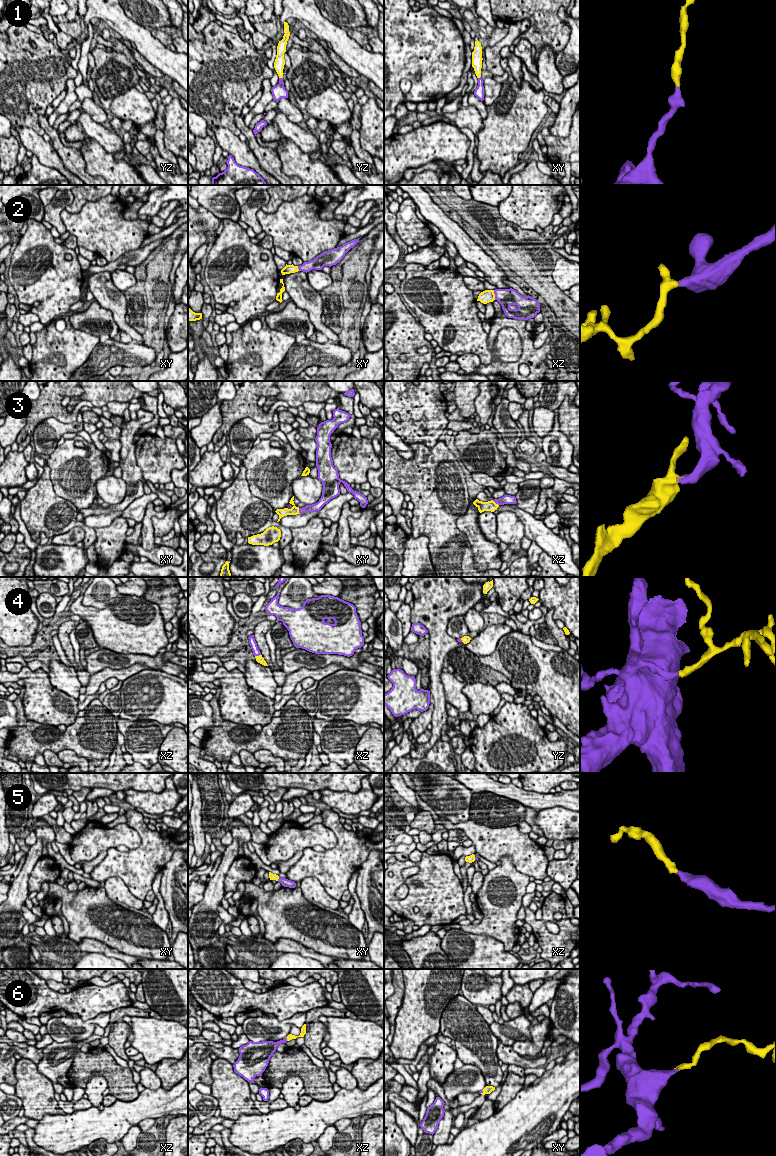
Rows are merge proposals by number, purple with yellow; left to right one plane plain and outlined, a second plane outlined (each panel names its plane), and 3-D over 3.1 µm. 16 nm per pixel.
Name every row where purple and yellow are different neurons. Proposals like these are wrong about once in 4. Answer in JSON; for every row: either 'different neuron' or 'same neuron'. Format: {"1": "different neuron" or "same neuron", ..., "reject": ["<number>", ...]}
{"1": "same neuron", "2": "same neuron", "3": "same neuron", "4": "same neuron", "5": "same neuron", "6": "same neuron", "reject": []}

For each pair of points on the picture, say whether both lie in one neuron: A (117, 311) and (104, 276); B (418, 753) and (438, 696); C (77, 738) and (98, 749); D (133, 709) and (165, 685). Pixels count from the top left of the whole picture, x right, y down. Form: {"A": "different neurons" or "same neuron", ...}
{"A": "same neuron", "B": "same neuron", "C": "same neuron", "D": "same neuron"}

